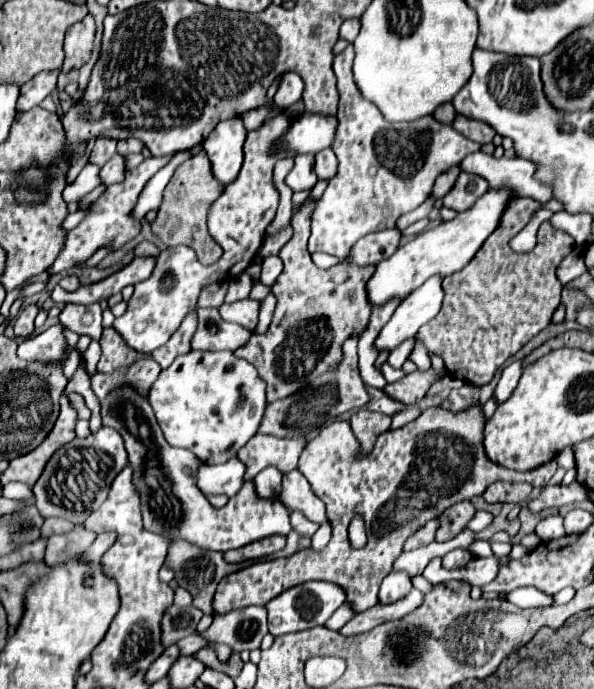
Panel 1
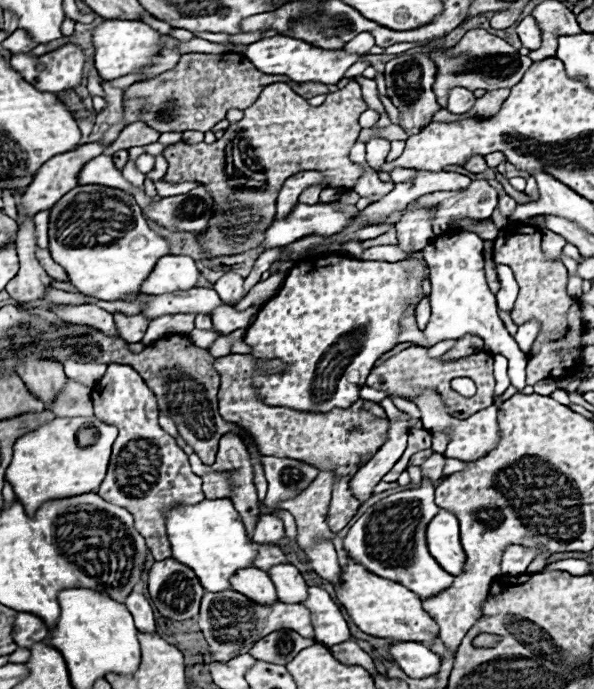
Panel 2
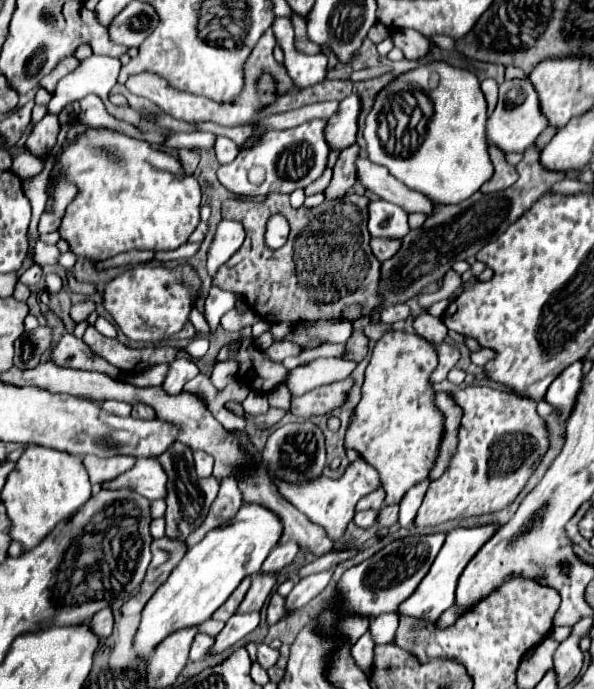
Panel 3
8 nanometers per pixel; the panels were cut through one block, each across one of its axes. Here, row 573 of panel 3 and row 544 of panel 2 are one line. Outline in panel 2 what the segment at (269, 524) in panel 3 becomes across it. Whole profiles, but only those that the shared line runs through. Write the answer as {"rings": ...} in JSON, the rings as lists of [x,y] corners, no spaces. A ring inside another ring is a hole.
{"rings":[[[228,498],[204,500],[194,506],[176,506],[168,512],[166,528],[172,544],[172,558],[190,566],[206,592],[230,590],[230,576],[234,570],[252,566],[258,554],[258,544],[248,540],[240,514]]]}

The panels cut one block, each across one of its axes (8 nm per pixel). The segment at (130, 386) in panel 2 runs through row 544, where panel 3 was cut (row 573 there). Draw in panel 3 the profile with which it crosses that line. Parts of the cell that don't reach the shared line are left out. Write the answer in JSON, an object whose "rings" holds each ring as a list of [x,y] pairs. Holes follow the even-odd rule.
{"rings":[[[170,538],[154,540],[152,542],[152,556],[154,558],[148,566],[148,574],[142,582],[142,588],[136,596],[132,596],[128,602],[124,602],[122,614],[124,616],[140,614],[142,608],[146,606],[146,602],[160,588],[160,584],[170,576],[170,572],[182,560],[184,554],[186,554],[186,546],[182,542],[176,542],[176,540],[170,540]]]}

